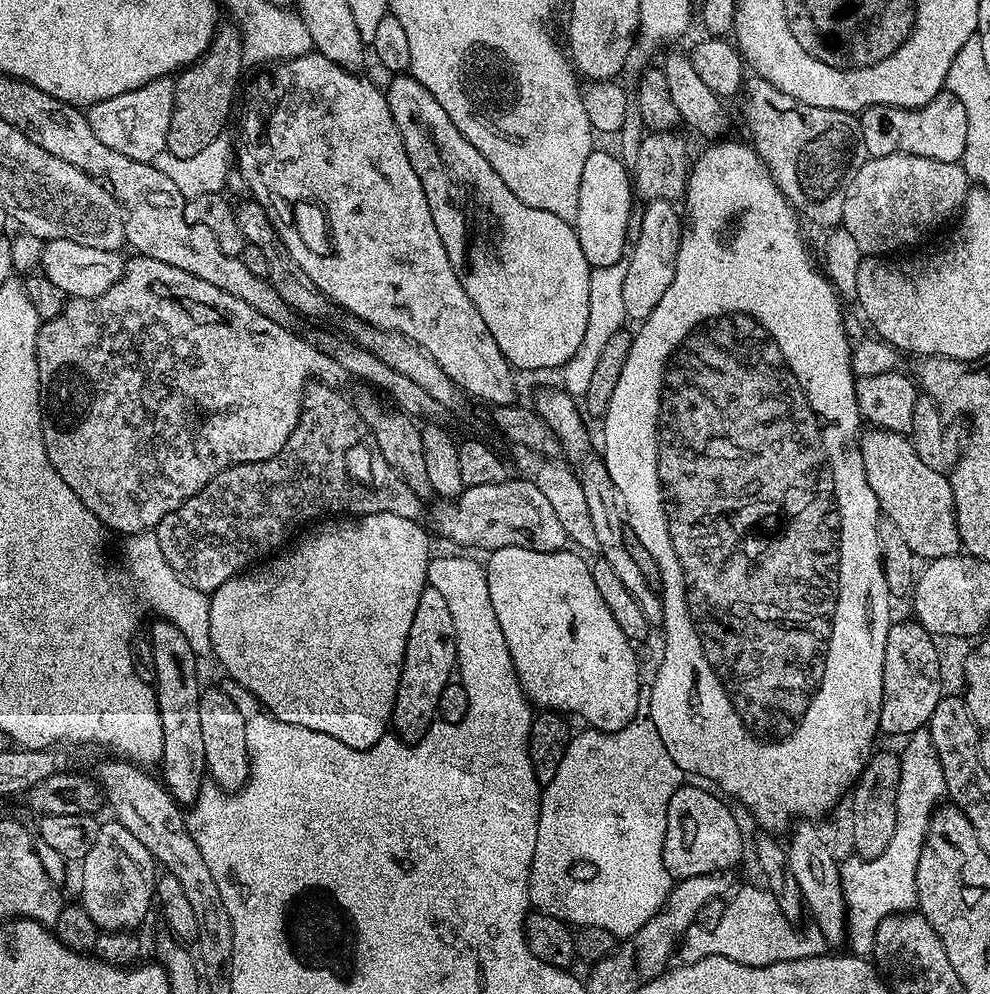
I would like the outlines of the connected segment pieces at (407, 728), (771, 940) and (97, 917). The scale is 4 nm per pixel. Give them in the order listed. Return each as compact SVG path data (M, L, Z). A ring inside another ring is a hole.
M426 586L422 598L418 598L418 610L414 610L410 638L406 638L406 654L392 711L391 727L405 744L417 744L430 730L438 716L442 690L453 679L456 667L454 614L450 614L450 605L442 598L442 593Z
M765 887L739 888L733 894L734 898L723 907L726 916L714 934L698 934L693 925L684 931L678 945L678 956L683 963L701 961L706 957L726 957L736 962L764 964L778 958L819 951L822 934L815 930L799 932L797 925L782 914L777 900Z
M115 820L103 821L95 838L94 846L89 854L80 862L82 867L82 882L80 884L80 905L90 918L94 920L97 929L101 931L127 931L137 929L146 918L151 904L155 901L158 865L146 846L131 834L121 823Z

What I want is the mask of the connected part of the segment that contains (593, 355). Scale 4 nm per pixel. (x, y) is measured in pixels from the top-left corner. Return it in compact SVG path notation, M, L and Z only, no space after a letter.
M627 259L619 260L611 266L592 269L590 278L590 313L582 343L575 351L574 358L561 369L563 389L576 398L585 397L588 386L598 364L602 349L613 334L625 327L627 316L623 305L623 283L626 280Z

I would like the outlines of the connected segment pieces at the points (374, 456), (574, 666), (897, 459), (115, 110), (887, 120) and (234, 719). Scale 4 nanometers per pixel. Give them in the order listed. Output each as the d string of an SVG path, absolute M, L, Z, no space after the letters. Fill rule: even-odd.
M316 382L305 391L304 407L300 409L300 420L294 426L294 434L290 434L286 446L282 450L278 450L278 454L274 454L274 458L263 460L262 462L254 462L253 464L230 466L226 470L222 470L222 474L218 474L209 484L202 486L202 490L198 495L190 498L186 502L182 502L182 506L178 506L178 510L166 514L166 518L162 518L162 522L158 522L158 526L154 531L158 538L158 543L162 548L162 552L166 556L166 560L181 579L188 583L189 586L197 588L204 593L211 594L216 591L218 586L222 586L222 582L226 582L231 576L239 576L249 566L255 565L257 562L263 561L269 554L275 553L293 535L291 532L295 528L301 527L300 529L303 529L305 526L319 521L323 517L320 516L323 512L351 514L353 517L369 516L370 514L378 514L381 512L382 514L398 514L398 518L416 520L419 517L420 504L422 504L421 497L416 496L414 490L410 490L406 486L404 479L389 466L386 458L382 458L382 450L378 450L378 442L374 442L374 434L368 428L368 423L361 418L357 405L353 401L351 404L340 393L340 390L337 390L335 387Z
M518 546L491 549L489 556L492 557L486 560L484 570L486 586L490 586L490 603L494 605L498 626L502 626L502 638L506 638L514 670L529 701L540 710L577 716L588 723L585 725L589 729L617 732L625 728L642 707L641 661L633 642L622 634L605 599L598 594L589 561L584 561L579 551L568 551L539 552Z
M869 427L861 431L859 441L862 466L866 466L866 482L870 482L874 498L878 498L883 519L898 526L912 553L924 562L957 555L962 545L951 479L925 466L911 439L903 432Z
M171 79L152 80L140 89L98 102L86 112L90 130L94 130L99 141L110 146L110 150L118 150L118 154L126 154L126 158L151 164L152 159L166 149L166 134L170 134L170 114L174 114L175 89Z
M946 90L940 92L926 106L921 108L895 108L894 106L870 106L859 113L862 142L866 142L869 157L886 154L914 154L922 158L934 158L938 162L963 161L966 150L966 110L962 110L962 102L954 98Z
M220 688L201 691L198 714L202 725L202 746L206 746L207 775L211 783L226 792L238 792L252 774L252 759L246 750L246 716Z

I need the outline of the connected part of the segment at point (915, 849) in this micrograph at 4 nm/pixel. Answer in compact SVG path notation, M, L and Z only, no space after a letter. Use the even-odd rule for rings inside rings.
M928 731L913 732L907 737L905 744L908 745L898 752L898 822L894 826L894 838L890 838L890 846L886 846L882 854L869 860L855 854L849 855L849 860L845 859L840 865L842 890L848 907L846 944L853 952L861 954L875 945L877 926L884 918L897 916L900 912L911 912L917 907L918 858L924 849L924 839L932 821L932 814L946 796L942 766L938 762L938 754Z

